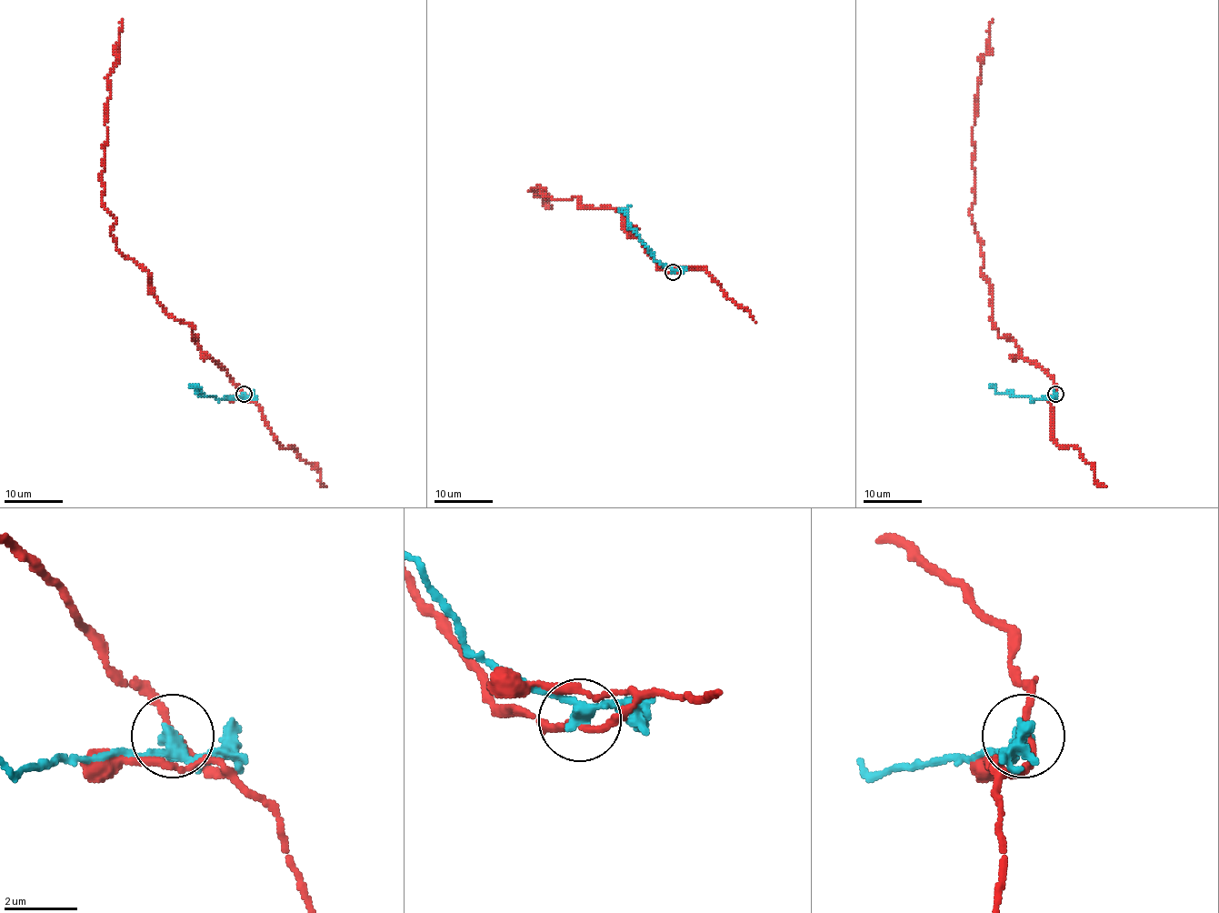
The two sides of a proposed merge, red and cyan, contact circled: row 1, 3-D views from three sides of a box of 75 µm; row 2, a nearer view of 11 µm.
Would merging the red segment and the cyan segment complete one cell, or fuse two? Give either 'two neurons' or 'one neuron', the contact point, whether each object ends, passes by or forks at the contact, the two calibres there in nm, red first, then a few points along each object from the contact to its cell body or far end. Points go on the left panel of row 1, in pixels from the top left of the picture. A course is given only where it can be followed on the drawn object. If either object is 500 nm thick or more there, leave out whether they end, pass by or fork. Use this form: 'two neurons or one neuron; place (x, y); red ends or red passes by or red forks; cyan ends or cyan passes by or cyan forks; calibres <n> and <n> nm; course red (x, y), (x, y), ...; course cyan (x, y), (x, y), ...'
two neurons; place (244, 394); red passes by; cyan passes by; calibres 180 and 320 nm; course red (244, 394), (192, 326), (165, 310), (149, 273), (111, 233), (115, 218), (103, 203), (101, 172), (121, 20); course cyan (244, 394), (224, 399), (206, 396), (202, 392), (197, 394), (195, 388), (200, 388)

